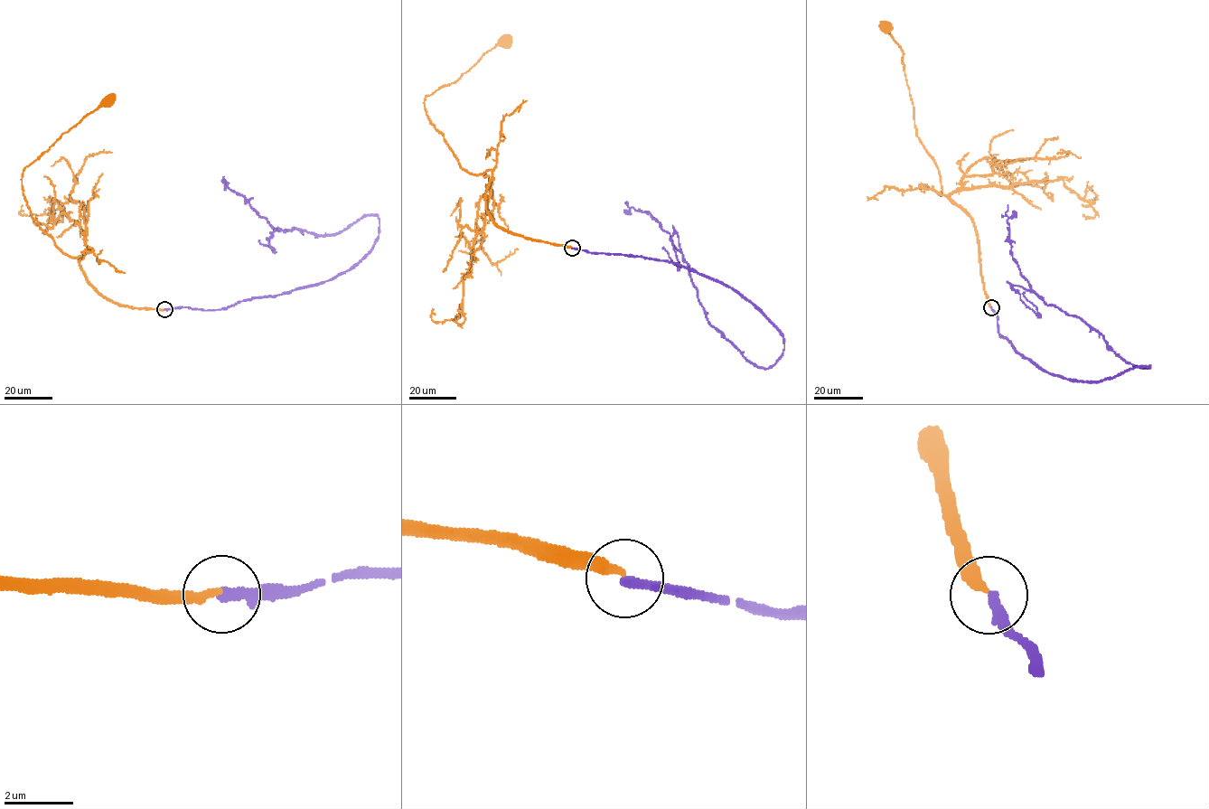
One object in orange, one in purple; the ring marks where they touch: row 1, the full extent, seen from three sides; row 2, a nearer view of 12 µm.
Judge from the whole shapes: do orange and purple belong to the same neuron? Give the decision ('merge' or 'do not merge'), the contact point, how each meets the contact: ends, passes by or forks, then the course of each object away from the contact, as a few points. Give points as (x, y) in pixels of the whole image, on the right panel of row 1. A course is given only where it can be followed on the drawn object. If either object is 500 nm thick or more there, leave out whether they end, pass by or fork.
do not merge; place (991, 307); orange ends; purple ends; course orange (991, 306), (971, 217), (938, 193), (941, 190), (940, 175), (916, 135), (902, 61), (904, 51), (885, 26); course purple (991, 307), (1000, 337), (1049, 374), (1096, 382), (1150, 367), (1127, 362), (1035, 295), (1013, 257), (1008, 205)

